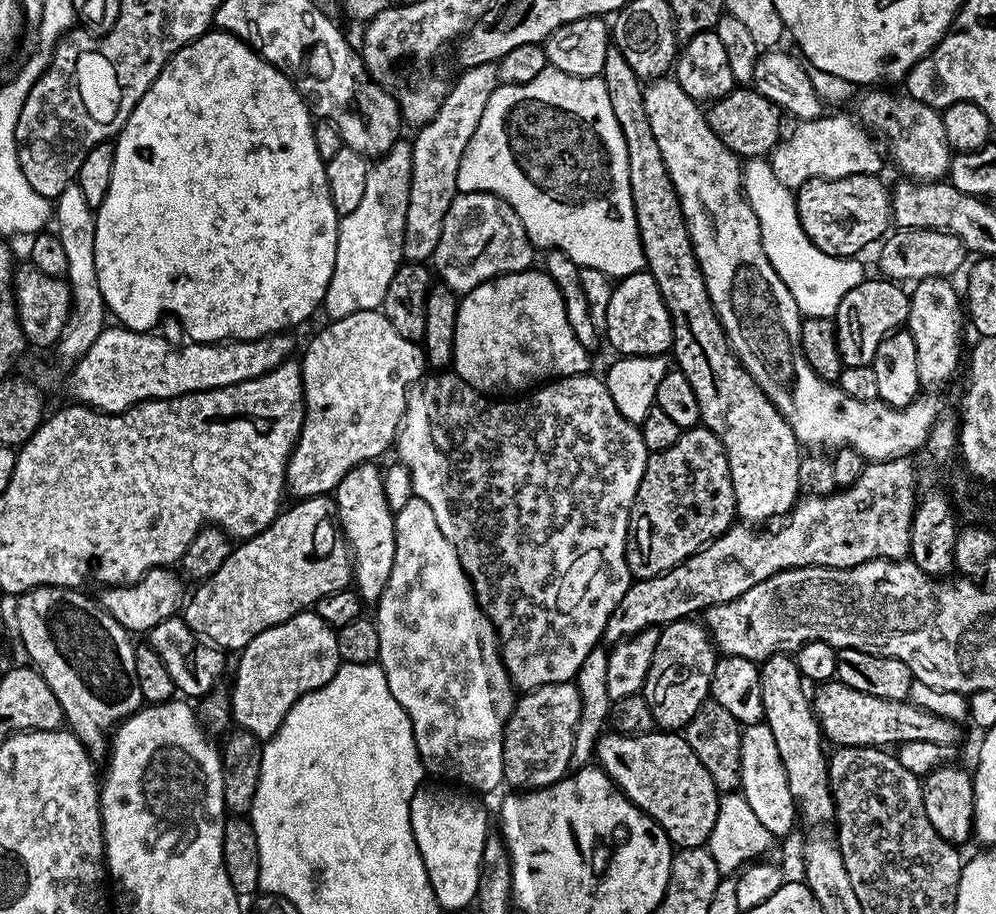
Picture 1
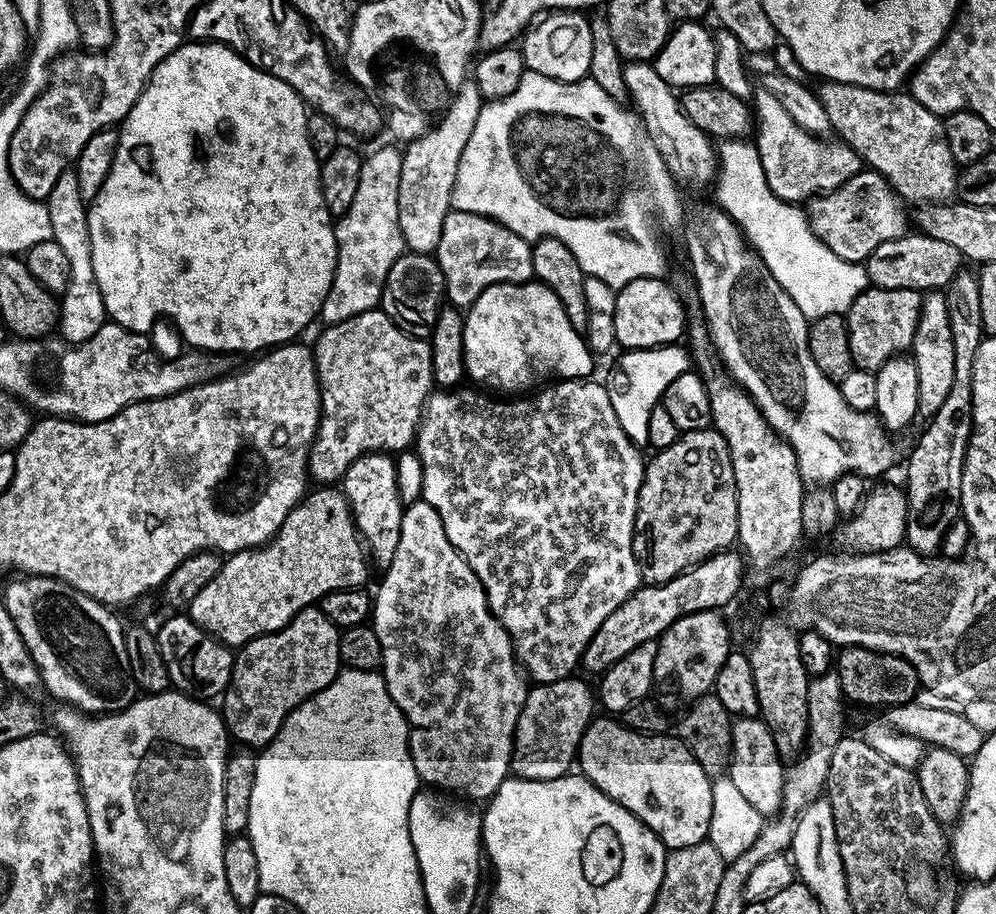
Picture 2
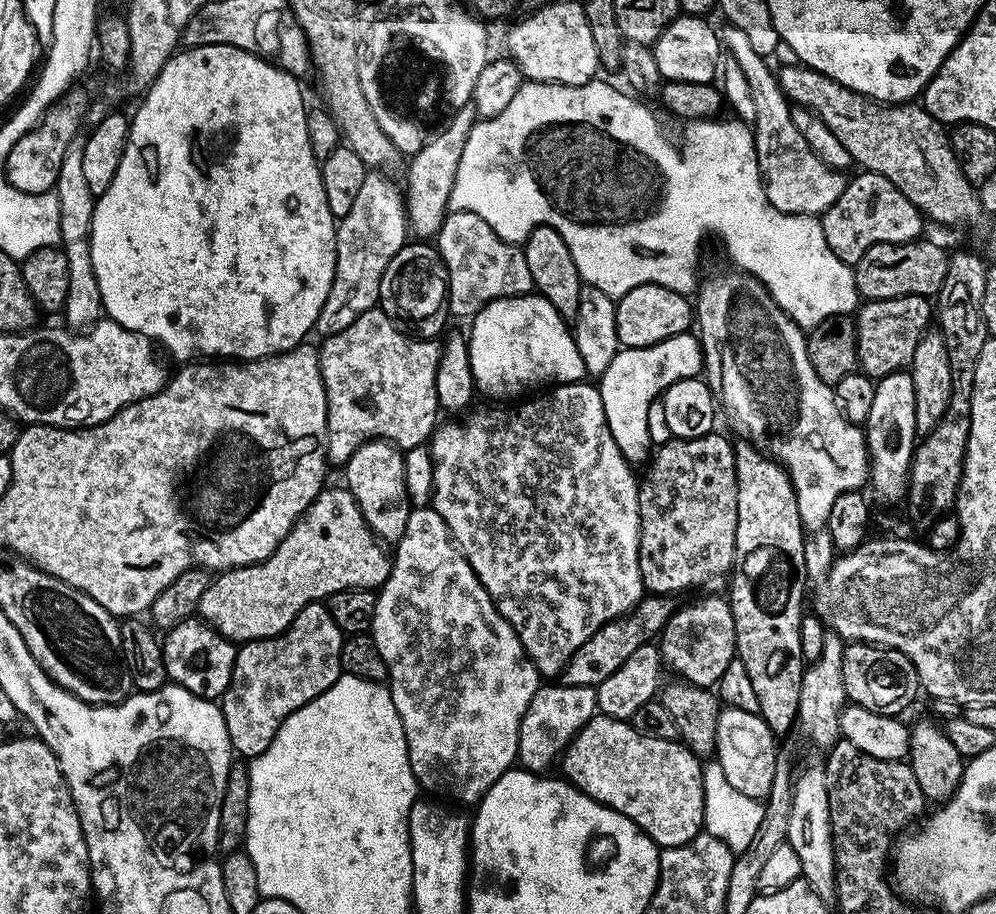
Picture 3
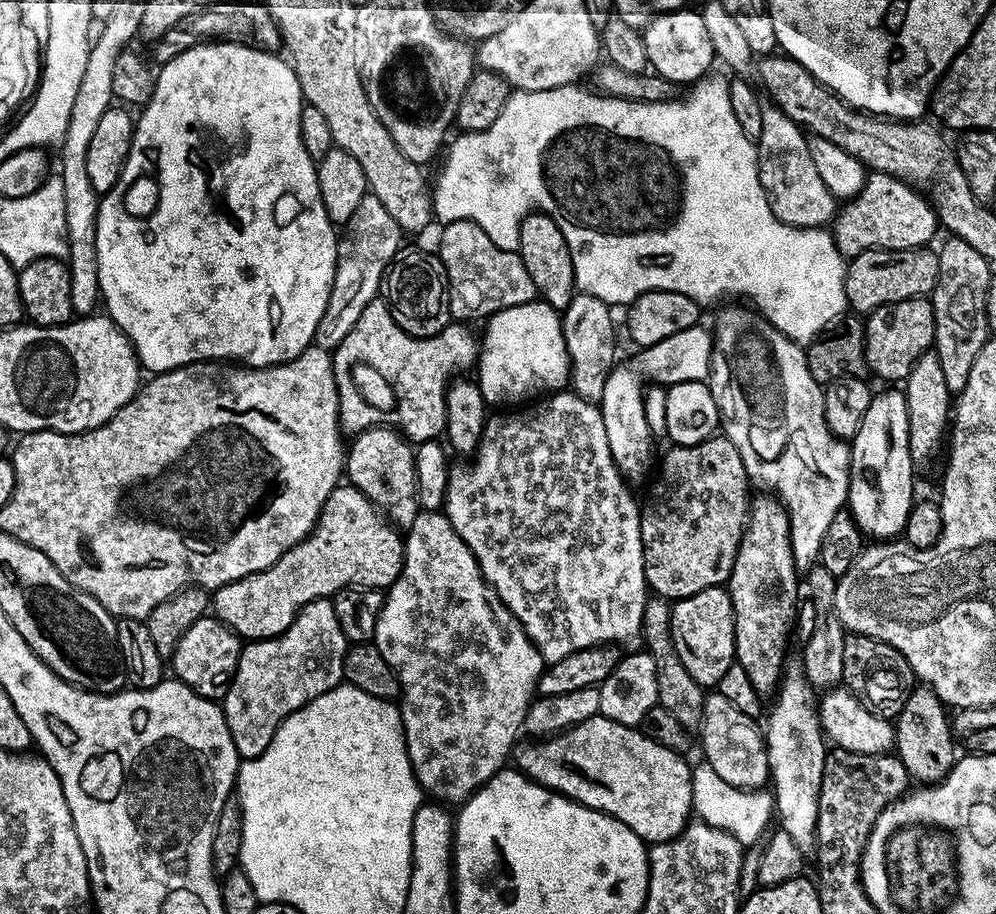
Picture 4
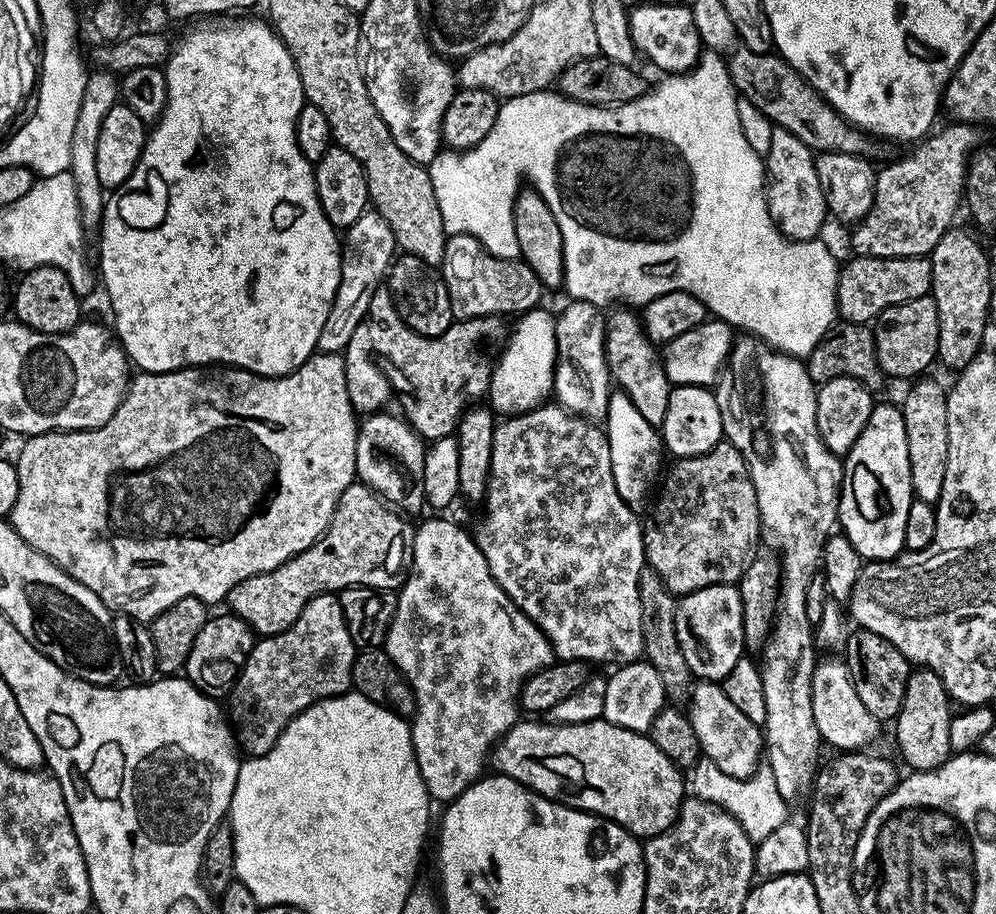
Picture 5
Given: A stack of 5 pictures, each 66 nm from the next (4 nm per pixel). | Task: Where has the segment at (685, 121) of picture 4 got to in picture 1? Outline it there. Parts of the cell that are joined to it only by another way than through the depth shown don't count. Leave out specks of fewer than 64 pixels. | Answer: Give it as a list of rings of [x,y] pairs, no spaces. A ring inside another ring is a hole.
[[[549,66],[542,74],[538,74],[538,78],[525,84],[501,83],[490,94],[490,102],[486,102],[486,110],[482,110],[481,121],[478,122],[477,129],[474,130],[473,137],[462,154],[457,186],[460,192],[489,192],[500,200],[508,201],[508,205],[518,214],[528,235],[528,241],[537,249],[562,250],[581,268],[602,270],[602,274],[609,278],[623,278],[635,272],[645,271],[644,247],[640,241],[636,207],[630,190],[630,162],[626,154],[626,138],[622,138],[618,118],[614,118],[614,106],[610,106],[610,94],[606,94],[606,86],[600,76],[571,76]],[[752,158],[743,165],[742,191],[758,218],[766,258],[770,258],[770,266],[778,270],[778,278],[782,278],[790,294],[794,294],[801,313],[835,313],[838,302],[842,302],[842,298],[846,298],[846,294],[850,294],[854,286],[866,279],[866,272],[859,264],[861,261],[843,256],[827,256],[825,252],[818,250],[818,246],[814,246],[814,242],[810,242],[798,218],[793,189],[782,186],[782,182],[774,178],[774,170],[767,159]]]

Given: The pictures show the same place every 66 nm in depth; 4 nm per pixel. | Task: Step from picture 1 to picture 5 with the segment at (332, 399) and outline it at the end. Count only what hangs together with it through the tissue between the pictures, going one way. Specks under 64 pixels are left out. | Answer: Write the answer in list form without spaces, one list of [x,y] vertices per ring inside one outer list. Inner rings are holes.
[[[387,287],[377,288],[374,298],[370,298],[367,314],[362,322],[358,322],[358,330],[354,330],[354,335],[342,353],[346,390],[350,394],[353,408],[360,414],[375,414],[389,407],[388,403],[396,392],[400,399],[399,411],[421,440],[431,442],[453,435],[470,402],[479,401],[476,399],[479,396],[481,399],[487,393],[494,363],[492,344],[503,345],[510,331],[509,325],[504,323],[498,316],[475,316],[469,320],[456,320],[441,336],[420,336],[410,330],[406,322],[402,322]]]

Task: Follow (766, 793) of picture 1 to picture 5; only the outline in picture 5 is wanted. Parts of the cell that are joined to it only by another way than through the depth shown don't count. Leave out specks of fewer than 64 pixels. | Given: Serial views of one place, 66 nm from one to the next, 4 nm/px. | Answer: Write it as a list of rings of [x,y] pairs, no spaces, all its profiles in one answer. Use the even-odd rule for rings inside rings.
[[[716,682],[697,683],[690,693],[688,706],[686,715],[694,726],[694,734],[698,734],[701,753],[714,762],[722,774],[730,774],[730,778],[747,780],[753,776],[761,767],[762,753],[765,751],[761,725],[750,722],[750,718],[746,718],[746,714],[742,714],[730,698],[726,698],[723,687]]]

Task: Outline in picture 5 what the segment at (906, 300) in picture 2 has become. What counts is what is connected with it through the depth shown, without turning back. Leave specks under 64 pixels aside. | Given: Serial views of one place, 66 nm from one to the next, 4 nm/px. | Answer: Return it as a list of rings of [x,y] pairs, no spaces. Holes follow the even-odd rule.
[[[930,294],[882,310],[874,321],[874,331],[878,362],[885,377],[897,376],[900,380],[909,379],[908,381],[911,381],[913,378],[927,373],[924,371],[932,363],[934,365],[937,363],[938,306]]]

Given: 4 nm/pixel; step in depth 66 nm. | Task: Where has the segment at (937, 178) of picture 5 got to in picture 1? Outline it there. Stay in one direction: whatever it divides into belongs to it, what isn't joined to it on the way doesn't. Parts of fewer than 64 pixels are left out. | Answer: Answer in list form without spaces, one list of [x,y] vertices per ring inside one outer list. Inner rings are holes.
[[[869,174],[837,180],[811,180],[795,189],[796,209],[802,230],[806,230],[810,242],[814,242],[818,250],[827,256],[856,258],[861,255],[859,252],[863,248],[870,247],[872,243],[875,245],[889,231],[892,224],[892,197],[889,185],[884,185],[880,178],[879,175]]]

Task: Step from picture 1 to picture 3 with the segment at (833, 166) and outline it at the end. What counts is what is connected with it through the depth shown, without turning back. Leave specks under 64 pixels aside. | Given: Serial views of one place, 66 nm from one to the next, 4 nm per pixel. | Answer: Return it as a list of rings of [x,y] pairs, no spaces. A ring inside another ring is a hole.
[[[725,23],[723,27],[724,29],[721,27],[718,32],[723,47],[726,49],[727,55],[732,56],[734,62],[738,62],[738,66],[742,66],[742,74],[746,74],[746,83],[750,86],[750,95],[754,97],[756,157],[760,167],[760,178],[764,181],[764,193],[768,196],[768,203],[778,210],[790,214],[819,217],[830,206],[834,206],[834,202],[838,202],[846,183],[845,173],[826,166],[826,162],[822,162],[822,158],[818,158],[818,154],[814,154],[814,150],[810,150],[810,146],[806,146],[806,138],[802,138],[802,134],[798,134],[798,126],[794,126],[792,121],[790,101],[780,88],[777,73],[768,69],[769,61],[760,56],[758,50],[754,50],[754,45],[746,39],[746,34],[742,30],[738,30],[738,26]]]

